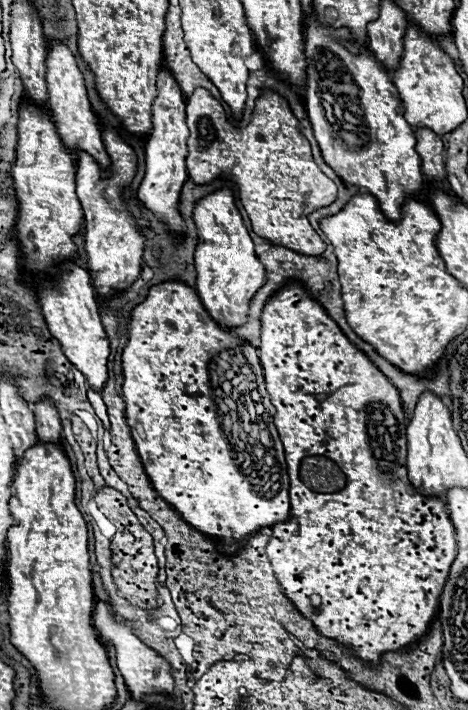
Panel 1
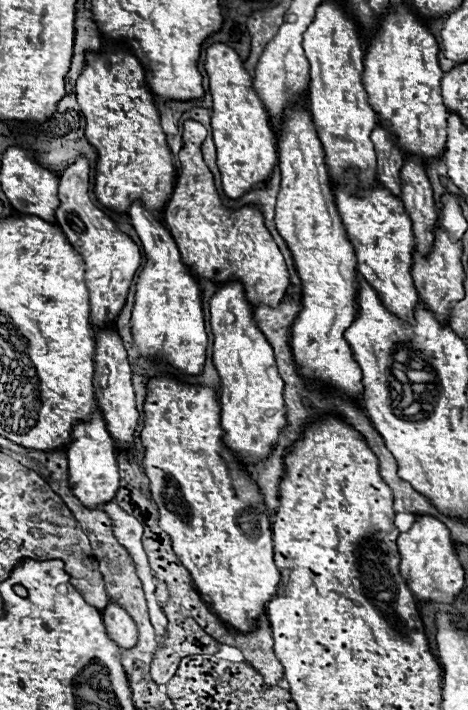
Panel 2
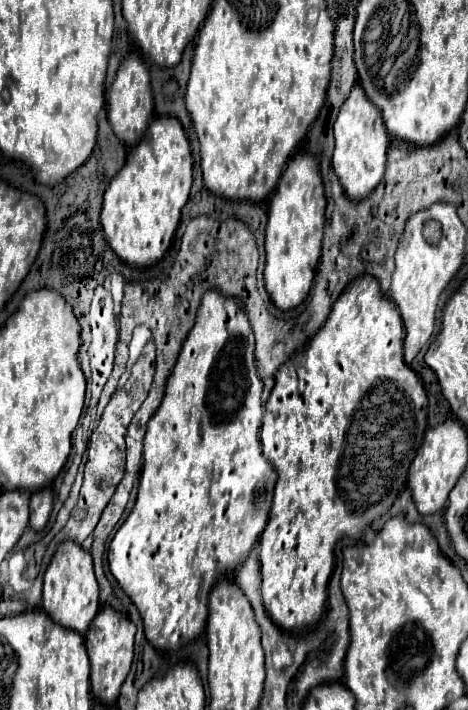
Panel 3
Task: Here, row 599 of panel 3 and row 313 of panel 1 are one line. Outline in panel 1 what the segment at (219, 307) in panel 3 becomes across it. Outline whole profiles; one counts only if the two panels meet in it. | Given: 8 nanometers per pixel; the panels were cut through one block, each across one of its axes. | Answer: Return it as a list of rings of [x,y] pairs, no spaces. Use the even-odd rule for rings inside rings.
[[[162,282],[150,288],[146,300],[138,304],[128,322],[128,344],[122,352],[122,372],[124,372],[124,386],[122,396],[126,402],[126,420],[132,430],[132,438],[136,442],[138,454],[142,458],[142,464],[146,468],[146,474],[156,488],[156,492],[174,508],[180,512],[180,516],[194,526],[196,530],[212,536],[212,538],[232,538],[232,540],[244,540],[246,534],[272,526],[276,522],[284,522],[290,518],[290,498],[288,498],[288,478],[242,478],[242,474],[288,474],[286,462],[284,462],[284,450],[280,438],[222,438],[222,434],[278,434],[276,430],[218,430],[218,422],[274,422],[274,414],[214,414],[214,402],[210,402],[210,382],[206,382],[206,362],[218,354],[218,350],[226,350],[226,346],[242,346],[242,338],[234,336],[232,332],[220,328],[206,308],[202,306],[198,294],[194,288],[190,288],[184,282]]]

